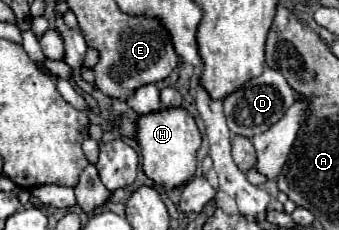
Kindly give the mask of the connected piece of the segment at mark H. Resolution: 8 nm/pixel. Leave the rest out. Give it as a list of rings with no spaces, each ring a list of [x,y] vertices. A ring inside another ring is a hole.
[[[168,109],[150,115],[142,115],[138,119],[138,143],[142,149],[142,169],[154,181],[156,187],[166,191],[180,189],[194,177],[196,171],[196,151],[202,143],[200,131],[194,123],[194,117],[182,109]]]

